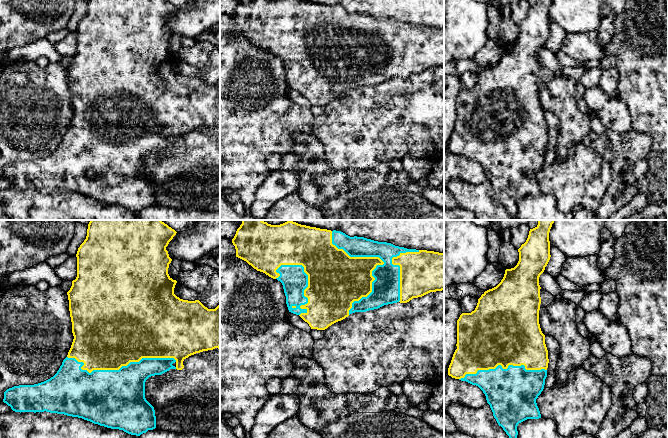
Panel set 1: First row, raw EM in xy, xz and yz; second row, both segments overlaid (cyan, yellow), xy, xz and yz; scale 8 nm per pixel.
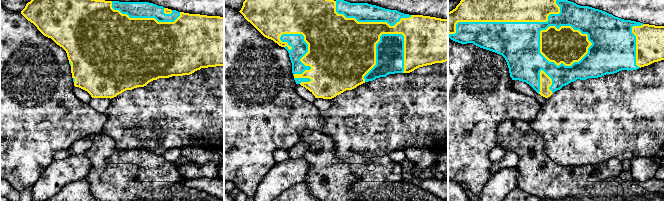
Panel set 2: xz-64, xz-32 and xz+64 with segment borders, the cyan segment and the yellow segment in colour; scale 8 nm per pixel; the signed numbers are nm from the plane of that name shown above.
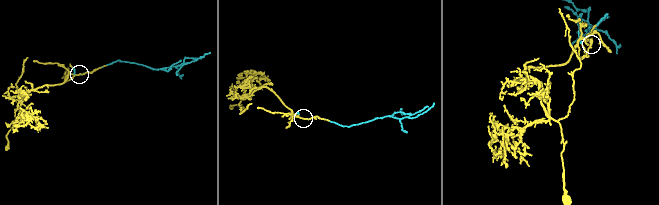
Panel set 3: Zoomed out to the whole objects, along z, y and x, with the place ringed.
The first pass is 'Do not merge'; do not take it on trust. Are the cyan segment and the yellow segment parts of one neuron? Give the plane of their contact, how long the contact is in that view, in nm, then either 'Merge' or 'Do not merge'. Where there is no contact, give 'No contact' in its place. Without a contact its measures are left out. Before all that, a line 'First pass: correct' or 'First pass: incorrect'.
First pass: incorrect
Touches cyan in xz. Shared border 700 nm. Merge

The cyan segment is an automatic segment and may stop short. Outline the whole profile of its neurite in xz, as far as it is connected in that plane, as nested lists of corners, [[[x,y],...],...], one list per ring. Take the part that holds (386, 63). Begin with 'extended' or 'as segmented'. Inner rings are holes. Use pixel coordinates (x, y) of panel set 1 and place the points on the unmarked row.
extended; [[[241,0],[237,5],[232,19],[236,25],[236,33],[246,37],[257,47],[263,48],[283,61],[286,80],[289,88],[299,91],[309,100],[311,105],[325,106],[332,100],[341,97],[355,88],[366,88],[393,79],[407,79],[413,74],[422,73],[430,68],[444,66],[444,29],[407,25],[387,18],[378,18],[364,13],[350,13],[341,7],[320,5],[301,0]]]

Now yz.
extended; [[[538,0],[530,5],[526,18],[518,25],[517,41],[506,45],[501,58],[481,71],[474,87],[460,91],[457,96],[457,125],[448,144],[448,151],[452,154],[476,161],[483,167],[498,201],[512,217],[517,215],[519,199],[527,195],[541,194],[536,175],[544,165],[549,135],[545,111],[539,100],[541,80],[539,53],[551,33],[549,17],[551,3],[552,0]]]

